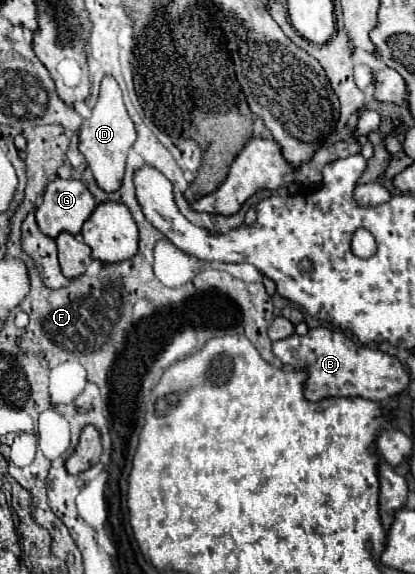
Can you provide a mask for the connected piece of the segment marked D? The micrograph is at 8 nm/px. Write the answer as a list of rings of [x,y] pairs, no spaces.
[[[107,77],[101,83],[101,95],[97,105],[93,107],[93,115],[87,121],[83,121],[83,129],[79,133],[79,151],[85,155],[87,165],[93,171],[95,181],[103,191],[115,193],[121,189],[127,149],[135,143],[135,139],[137,139],[135,125],[125,109],[121,89],[113,77]]]

